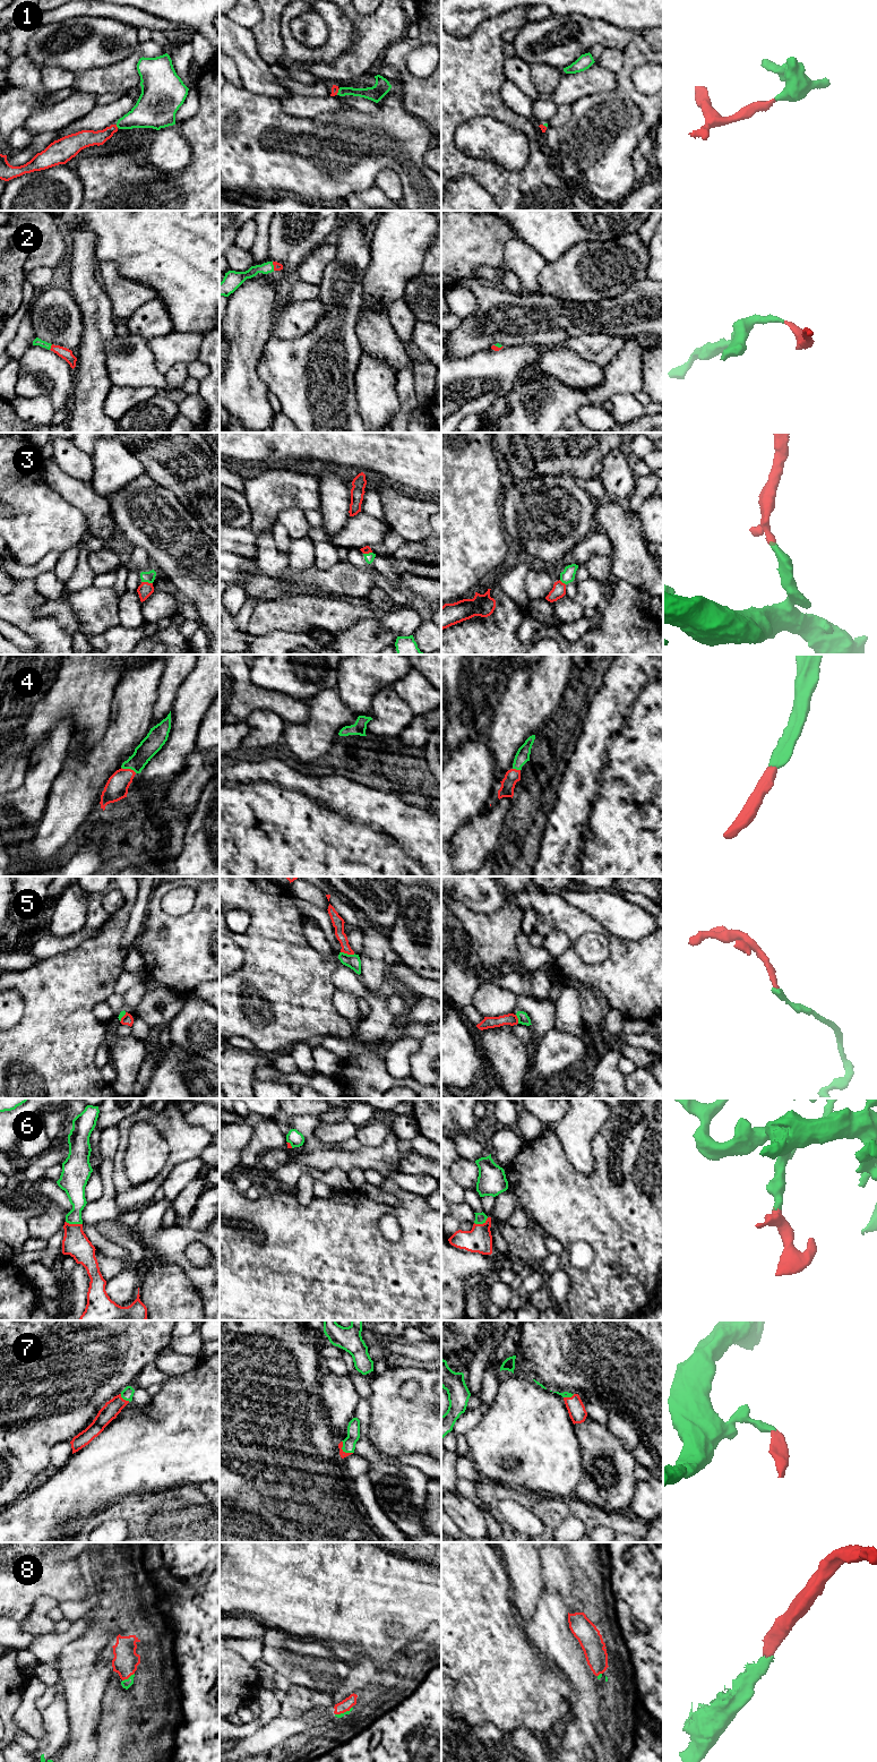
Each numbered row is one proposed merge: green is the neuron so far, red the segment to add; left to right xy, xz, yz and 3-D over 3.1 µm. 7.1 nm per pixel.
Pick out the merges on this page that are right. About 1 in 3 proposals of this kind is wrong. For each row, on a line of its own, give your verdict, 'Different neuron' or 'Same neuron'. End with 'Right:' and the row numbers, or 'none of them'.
1: Same neuron
2: Same neuron
3: Same neuron
4: Same neuron
5: Same neuron
6: Same neuron
7: Same neuron
8: Same neuron
Right: 1, 2, 3, 4, 5, 6, 7, 8

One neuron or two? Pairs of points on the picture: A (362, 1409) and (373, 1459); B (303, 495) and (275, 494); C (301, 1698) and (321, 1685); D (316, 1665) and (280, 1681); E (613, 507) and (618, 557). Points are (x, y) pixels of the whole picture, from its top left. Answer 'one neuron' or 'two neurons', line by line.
A: one neuron
B: one neuron
C: two neurons
D: two neurons
E: one neuron

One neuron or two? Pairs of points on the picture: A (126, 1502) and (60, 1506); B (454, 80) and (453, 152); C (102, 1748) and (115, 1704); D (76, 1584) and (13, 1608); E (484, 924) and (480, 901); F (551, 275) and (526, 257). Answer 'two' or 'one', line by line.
A: two
B: one
C: one
D: one
E: two
F: two

